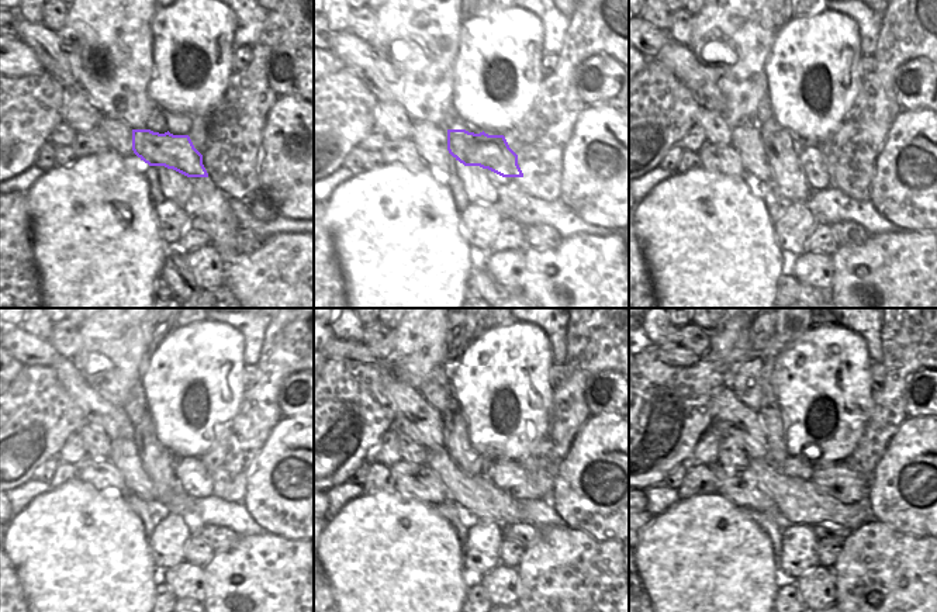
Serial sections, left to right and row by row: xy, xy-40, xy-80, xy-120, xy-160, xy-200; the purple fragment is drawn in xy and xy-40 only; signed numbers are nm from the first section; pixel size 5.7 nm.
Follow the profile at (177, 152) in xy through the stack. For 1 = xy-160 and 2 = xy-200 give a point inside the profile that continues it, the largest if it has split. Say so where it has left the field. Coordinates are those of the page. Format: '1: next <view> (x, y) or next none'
1: next xy-160 (508, 476)
2: next xy-200 (840, 481)

